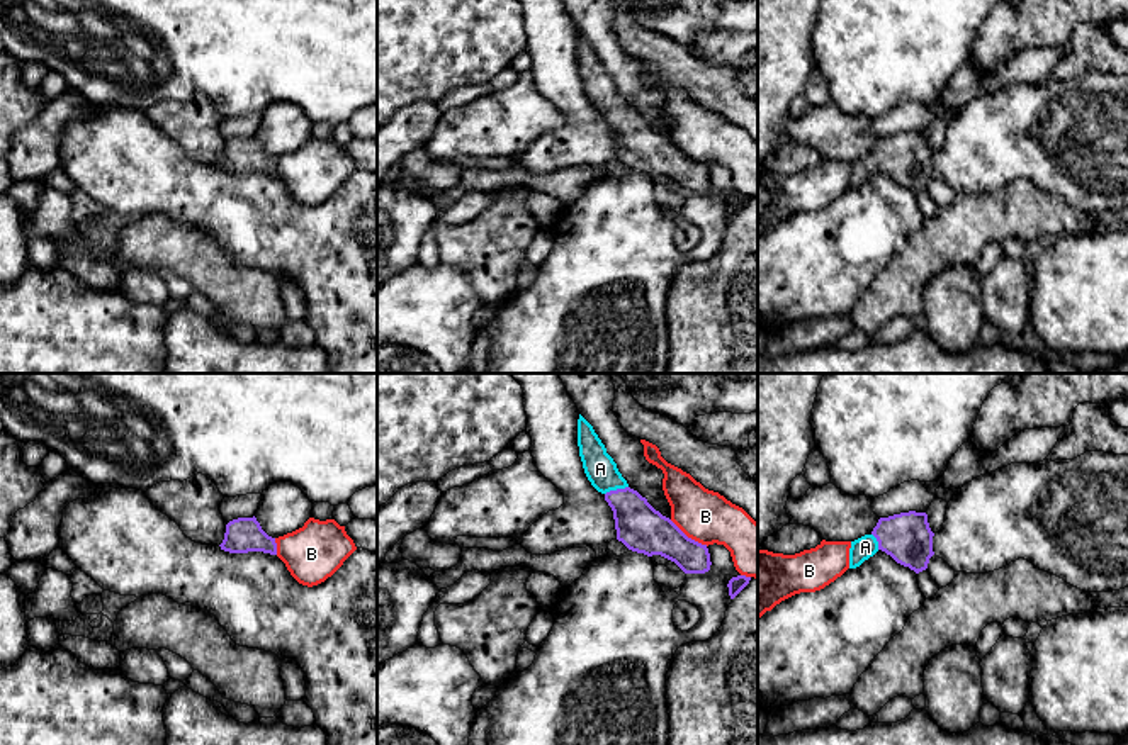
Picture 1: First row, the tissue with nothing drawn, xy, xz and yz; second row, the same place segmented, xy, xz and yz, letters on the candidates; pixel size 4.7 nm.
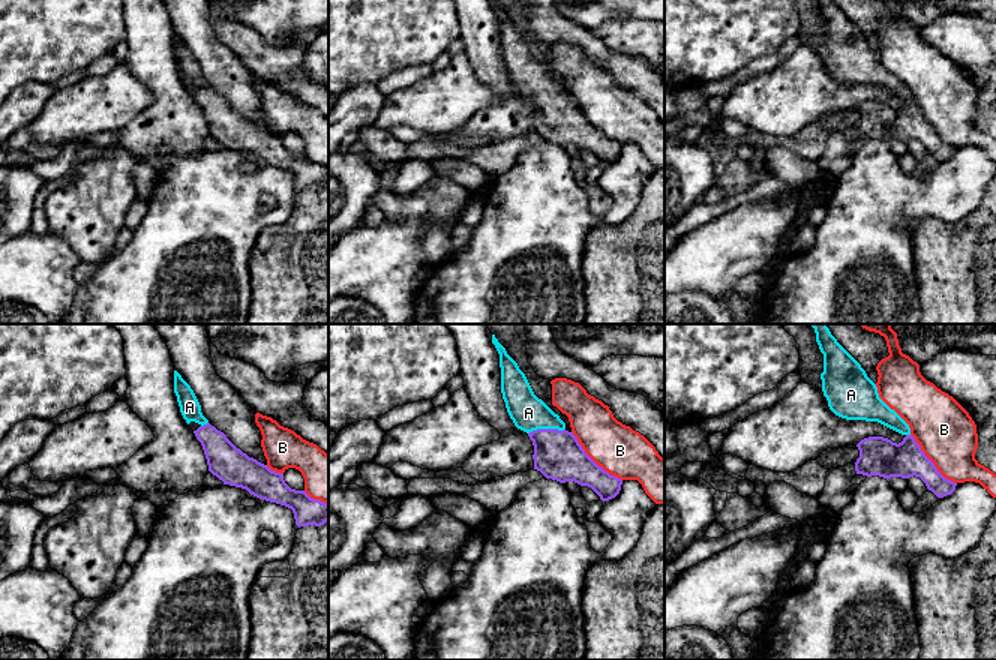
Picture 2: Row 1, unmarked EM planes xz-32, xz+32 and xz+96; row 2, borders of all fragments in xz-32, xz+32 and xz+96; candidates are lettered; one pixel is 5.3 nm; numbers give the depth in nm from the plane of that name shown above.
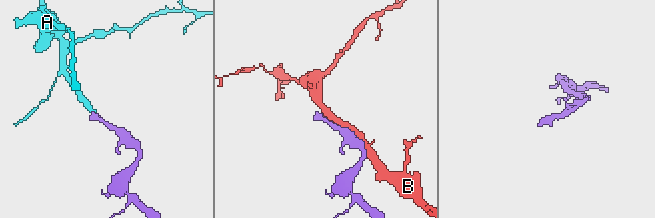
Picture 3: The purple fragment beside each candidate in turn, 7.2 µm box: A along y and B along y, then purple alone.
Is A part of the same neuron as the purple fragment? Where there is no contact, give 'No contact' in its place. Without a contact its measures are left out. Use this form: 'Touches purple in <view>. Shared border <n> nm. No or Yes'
Touches purple in xz. Shared border 120 nm. Yes

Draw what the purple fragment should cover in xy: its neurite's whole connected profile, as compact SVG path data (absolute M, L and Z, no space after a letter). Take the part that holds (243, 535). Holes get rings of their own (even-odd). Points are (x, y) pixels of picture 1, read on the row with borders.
M238 518L226 524L221 550L229 553L263 552L277 555L275 538L268 536L257 518Z

